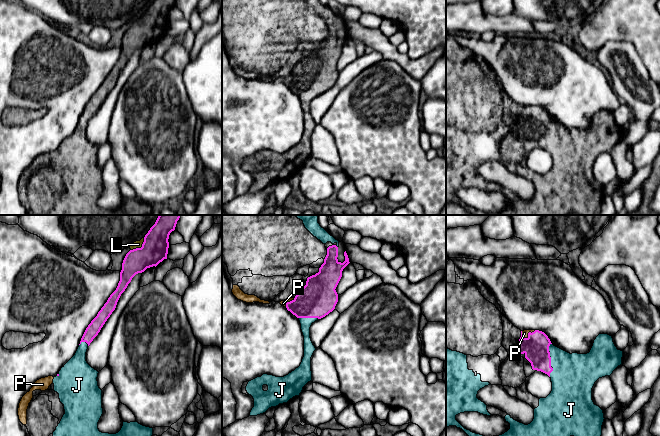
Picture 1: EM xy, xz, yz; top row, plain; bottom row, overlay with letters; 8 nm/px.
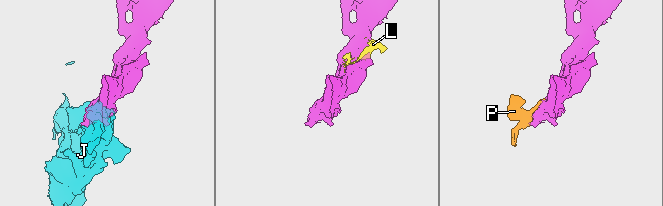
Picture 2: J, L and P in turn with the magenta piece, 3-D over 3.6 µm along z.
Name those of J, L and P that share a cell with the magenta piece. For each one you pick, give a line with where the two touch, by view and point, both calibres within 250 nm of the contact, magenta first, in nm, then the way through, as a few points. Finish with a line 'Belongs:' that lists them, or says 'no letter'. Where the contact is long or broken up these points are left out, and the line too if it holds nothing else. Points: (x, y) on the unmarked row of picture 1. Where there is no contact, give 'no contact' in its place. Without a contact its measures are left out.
J: contact yz (550, 136); calibres 200 and 360 nm
L: contact xy (141, 23); calibres 220 and 60 nm
P: contact yz (528, 110); calibres 200 and 50 nm
Belongs: J, L, P

